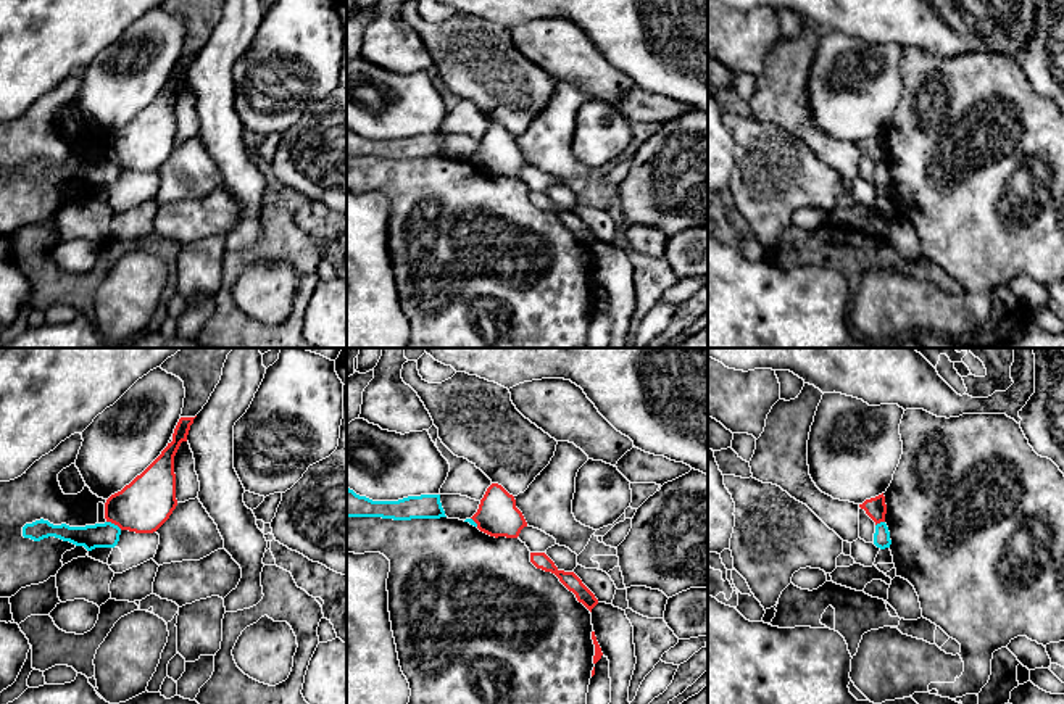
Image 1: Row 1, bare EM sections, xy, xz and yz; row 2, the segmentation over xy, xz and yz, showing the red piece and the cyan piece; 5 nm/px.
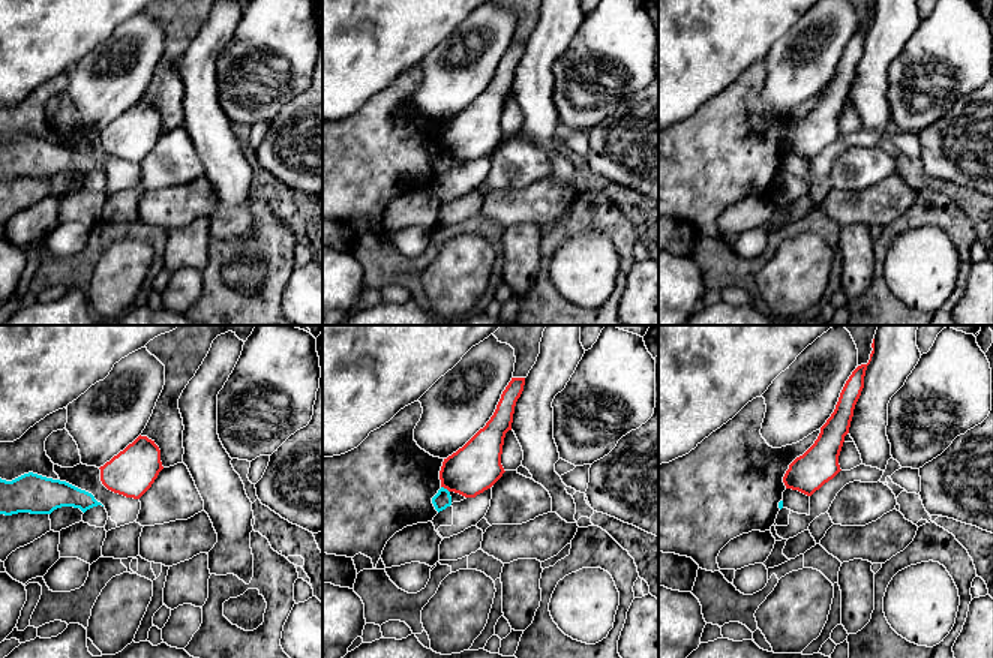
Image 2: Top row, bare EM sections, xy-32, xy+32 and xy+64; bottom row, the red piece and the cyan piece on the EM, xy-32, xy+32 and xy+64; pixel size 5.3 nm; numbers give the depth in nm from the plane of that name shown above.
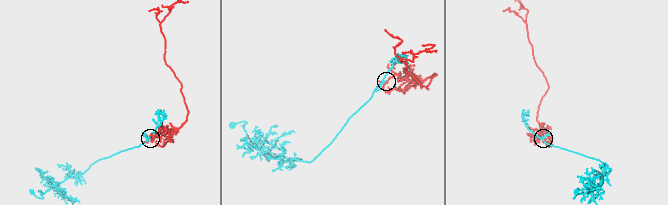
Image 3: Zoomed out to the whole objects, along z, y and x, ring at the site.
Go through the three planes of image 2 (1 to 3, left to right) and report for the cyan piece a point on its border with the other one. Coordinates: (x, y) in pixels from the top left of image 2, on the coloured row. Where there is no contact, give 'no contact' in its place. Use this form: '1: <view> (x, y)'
1: no contact
2: xy+32 (446, 487)
3: no contact

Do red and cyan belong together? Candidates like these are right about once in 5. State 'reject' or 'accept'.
reject

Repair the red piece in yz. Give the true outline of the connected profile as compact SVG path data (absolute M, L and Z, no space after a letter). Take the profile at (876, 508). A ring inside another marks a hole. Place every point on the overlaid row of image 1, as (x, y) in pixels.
M883 493L875 498L866 499L862 504L859 504L859 507L866 511L866 514L875 522L875 525L885 522L887 504Z

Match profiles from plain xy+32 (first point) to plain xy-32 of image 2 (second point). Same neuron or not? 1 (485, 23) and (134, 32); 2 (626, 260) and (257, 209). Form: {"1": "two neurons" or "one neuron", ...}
{"1": "one neuron", "2": "one neuron"}

